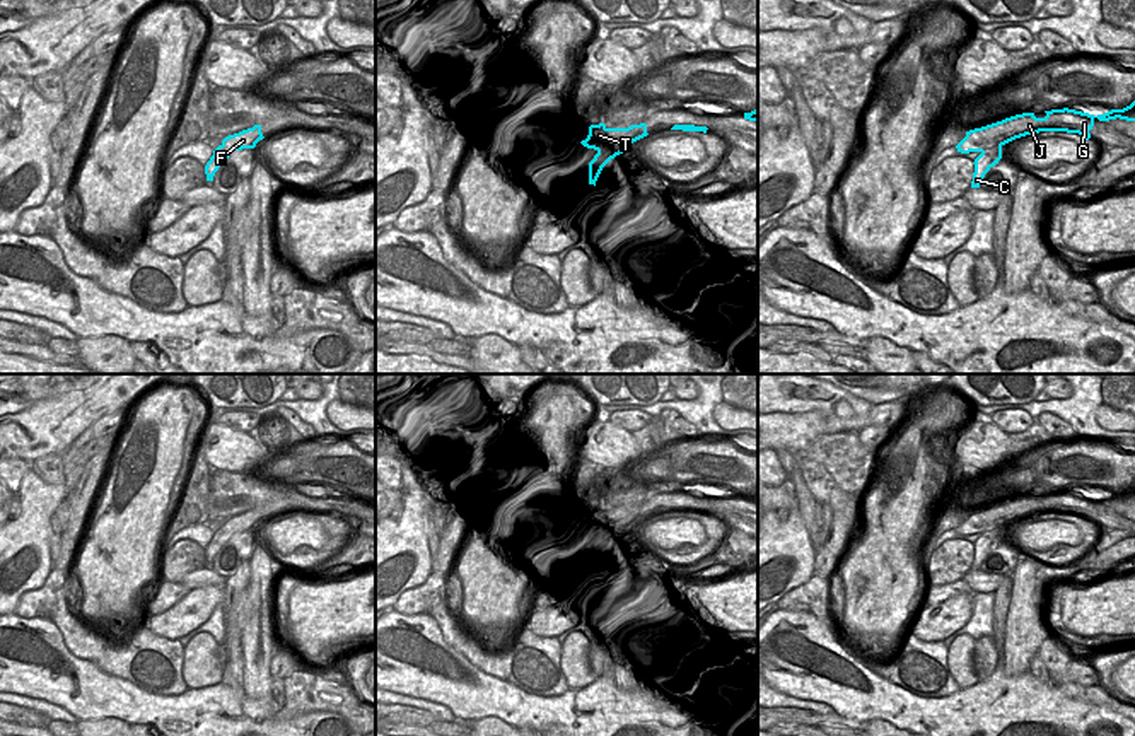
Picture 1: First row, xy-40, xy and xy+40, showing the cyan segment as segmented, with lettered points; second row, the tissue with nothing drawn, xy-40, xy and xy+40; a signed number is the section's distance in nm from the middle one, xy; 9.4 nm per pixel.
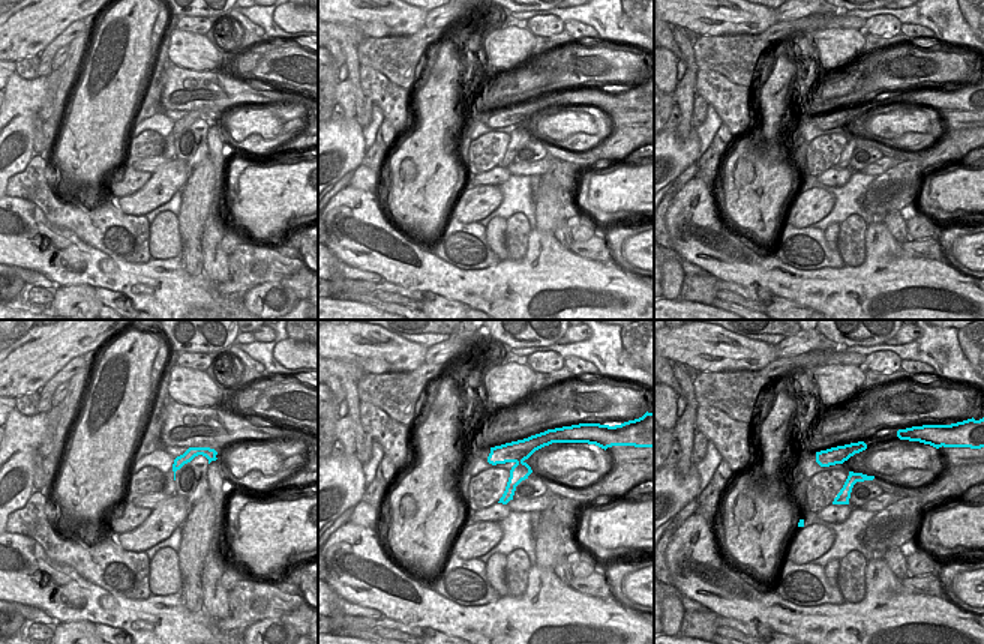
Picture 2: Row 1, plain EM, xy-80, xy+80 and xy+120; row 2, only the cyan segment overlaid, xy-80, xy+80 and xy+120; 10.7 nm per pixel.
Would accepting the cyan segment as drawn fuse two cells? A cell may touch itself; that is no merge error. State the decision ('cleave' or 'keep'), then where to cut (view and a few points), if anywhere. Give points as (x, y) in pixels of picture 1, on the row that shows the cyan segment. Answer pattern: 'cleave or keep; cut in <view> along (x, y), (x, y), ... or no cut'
cleave; cut in xy along (598, 149), (627, 151)

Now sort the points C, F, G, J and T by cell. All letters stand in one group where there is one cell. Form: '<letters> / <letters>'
C / F G J T

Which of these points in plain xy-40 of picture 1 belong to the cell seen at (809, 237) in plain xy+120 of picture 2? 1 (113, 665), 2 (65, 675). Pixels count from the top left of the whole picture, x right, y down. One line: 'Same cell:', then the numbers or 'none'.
Same cell: 1

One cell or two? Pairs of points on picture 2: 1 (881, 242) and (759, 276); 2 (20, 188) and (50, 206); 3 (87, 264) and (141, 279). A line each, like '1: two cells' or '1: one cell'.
1: one cell
2: one cell
3: one cell

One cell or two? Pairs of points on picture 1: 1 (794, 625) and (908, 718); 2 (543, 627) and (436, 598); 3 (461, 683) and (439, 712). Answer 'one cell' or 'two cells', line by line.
1: one cell
2: two cells
3: two cells

